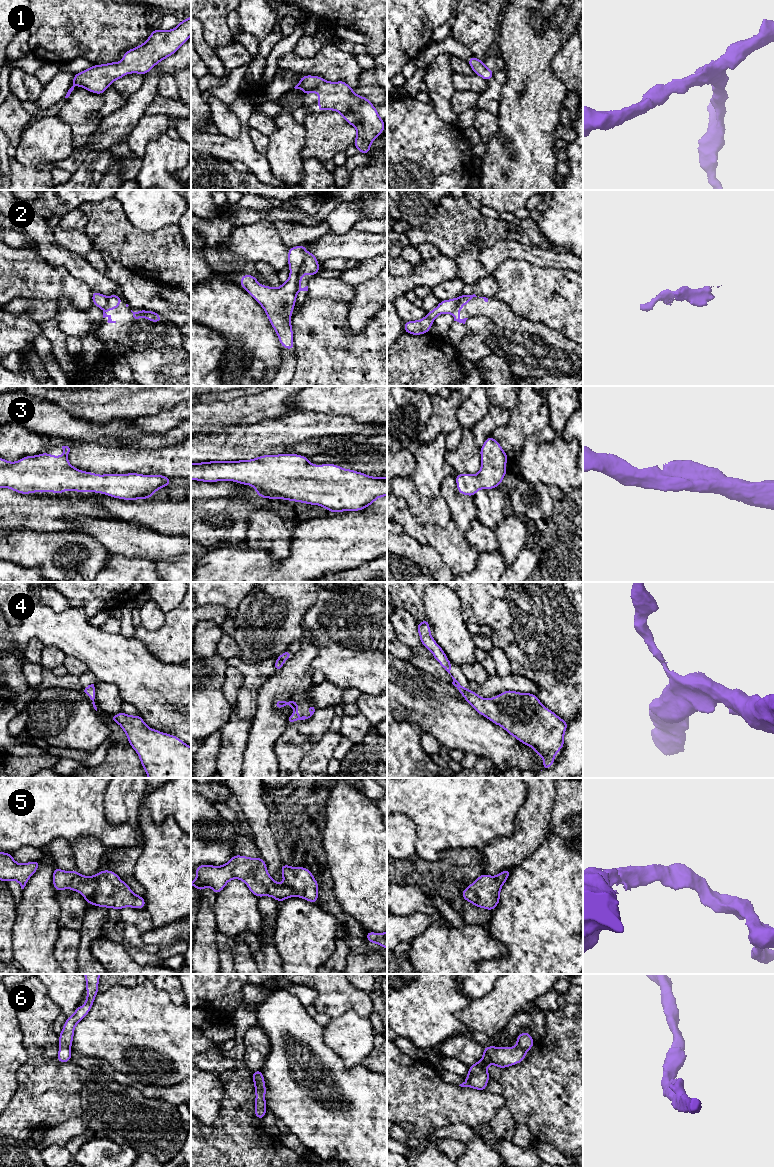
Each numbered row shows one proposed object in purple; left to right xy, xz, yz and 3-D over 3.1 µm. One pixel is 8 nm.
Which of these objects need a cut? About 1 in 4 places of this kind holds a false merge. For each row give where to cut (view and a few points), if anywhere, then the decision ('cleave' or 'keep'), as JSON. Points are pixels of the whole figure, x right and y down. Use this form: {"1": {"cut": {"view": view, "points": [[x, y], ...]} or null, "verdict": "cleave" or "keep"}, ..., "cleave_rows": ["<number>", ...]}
{"1": {"cut": null, "verdict": "keep"}, "2": {"cut": {"view": "xz", "points": [[308, 254], [298, 272], [297, 283]]}, "verdict": "cleave"}, "3": {"cut": null, "verdict": "keep"}, "4": {"cut": null, "verdict": "keep"}, "5": {"cut": null, "verdict": "keep"}, "6": {"cut": null, "verdict": "keep"}, "cleave_rows": ["2"]}

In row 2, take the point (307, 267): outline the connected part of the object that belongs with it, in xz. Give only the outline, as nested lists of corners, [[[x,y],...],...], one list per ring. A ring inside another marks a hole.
[[[313,252],[309,253],[298,272],[298,284],[302,284],[302,276],[304,273],[314,277],[317,276],[317,272],[321,269],[322,266],[317,260],[315,254]]]

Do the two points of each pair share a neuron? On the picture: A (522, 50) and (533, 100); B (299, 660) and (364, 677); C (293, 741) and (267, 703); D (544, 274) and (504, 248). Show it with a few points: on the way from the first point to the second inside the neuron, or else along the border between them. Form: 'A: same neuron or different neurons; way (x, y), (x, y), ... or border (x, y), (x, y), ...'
A: same neuron; way (528, 62), (532, 88)
B: different neurons; border (311, 639), (317, 649), (310, 666), (313, 671)
C: different neurons; border (288, 725), (276, 740), (274, 750)
D: different neurons; border (499, 264), (507, 259), (525, 259), (545, 266)

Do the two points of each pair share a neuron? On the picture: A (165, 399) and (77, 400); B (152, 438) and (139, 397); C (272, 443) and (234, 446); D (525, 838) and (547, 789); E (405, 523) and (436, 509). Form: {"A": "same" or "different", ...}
{"A": "same", "B": "different", "C": "same", "D": "same", "E": "different"}

